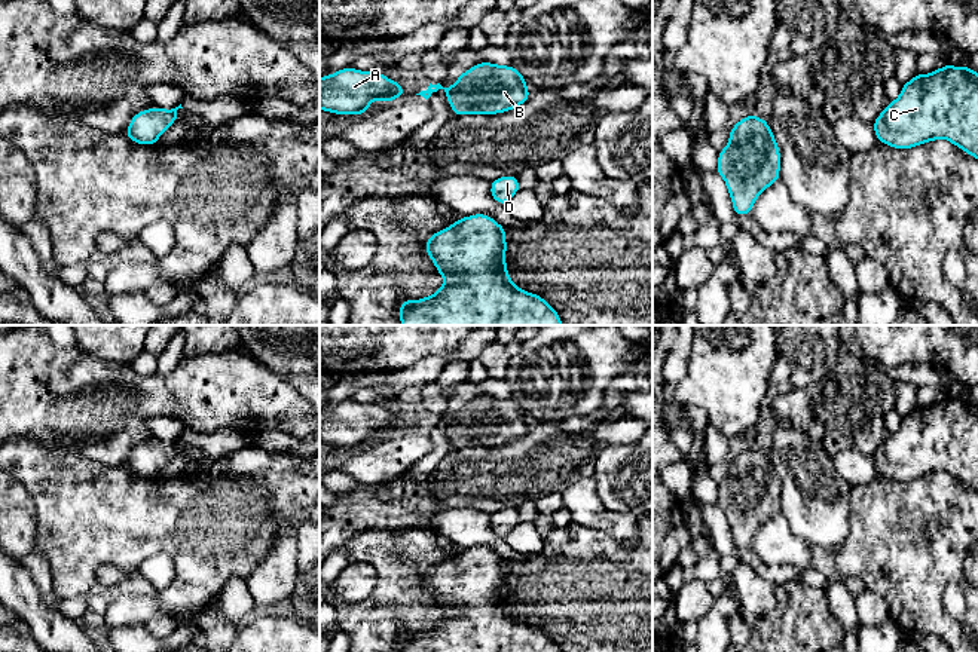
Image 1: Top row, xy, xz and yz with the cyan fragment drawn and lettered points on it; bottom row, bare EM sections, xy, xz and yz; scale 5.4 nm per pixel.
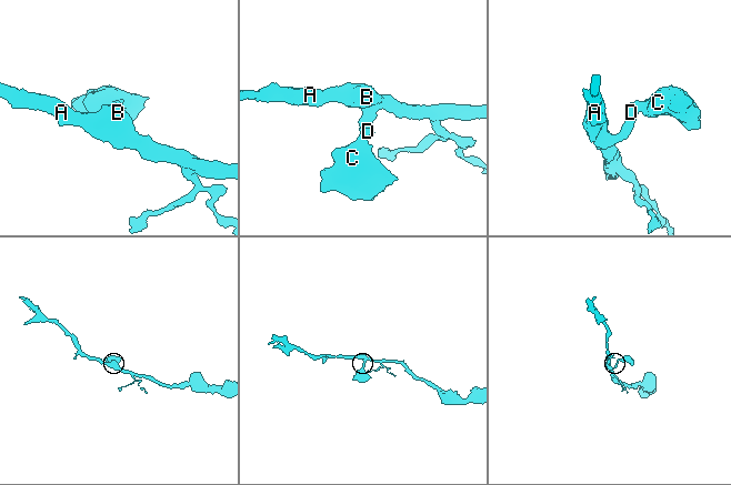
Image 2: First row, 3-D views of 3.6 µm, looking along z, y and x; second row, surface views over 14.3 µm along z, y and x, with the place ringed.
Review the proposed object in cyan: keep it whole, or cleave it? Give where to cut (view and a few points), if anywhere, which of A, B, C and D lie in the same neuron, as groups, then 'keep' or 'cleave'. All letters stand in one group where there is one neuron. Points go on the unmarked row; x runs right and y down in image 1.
no cut; A B C D; keep

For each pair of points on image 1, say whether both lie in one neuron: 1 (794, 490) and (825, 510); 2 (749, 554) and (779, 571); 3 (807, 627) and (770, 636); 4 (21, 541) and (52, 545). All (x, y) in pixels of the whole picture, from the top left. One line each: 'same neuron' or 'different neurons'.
1: same neuron
2: same neuron
3: same neuron
4: different neurons

